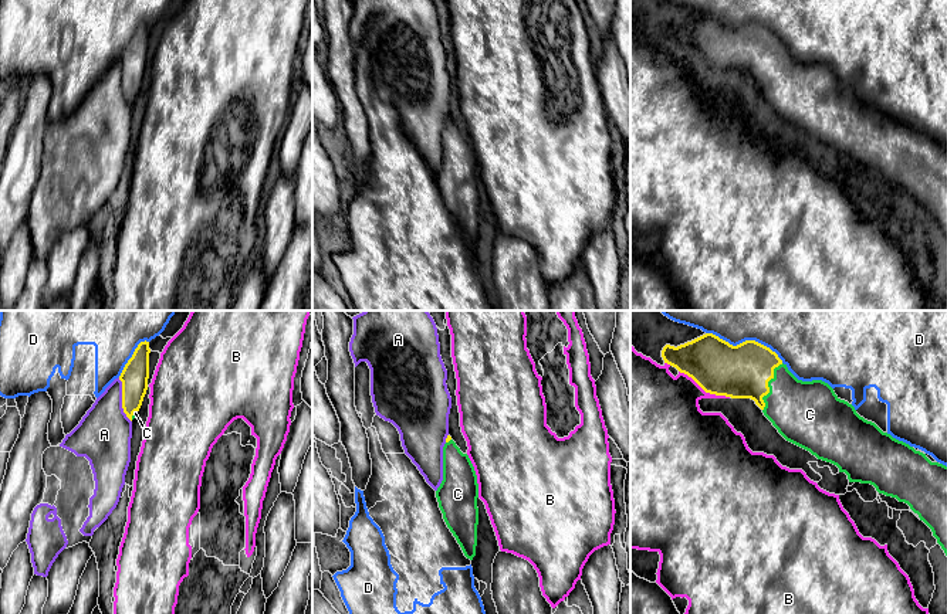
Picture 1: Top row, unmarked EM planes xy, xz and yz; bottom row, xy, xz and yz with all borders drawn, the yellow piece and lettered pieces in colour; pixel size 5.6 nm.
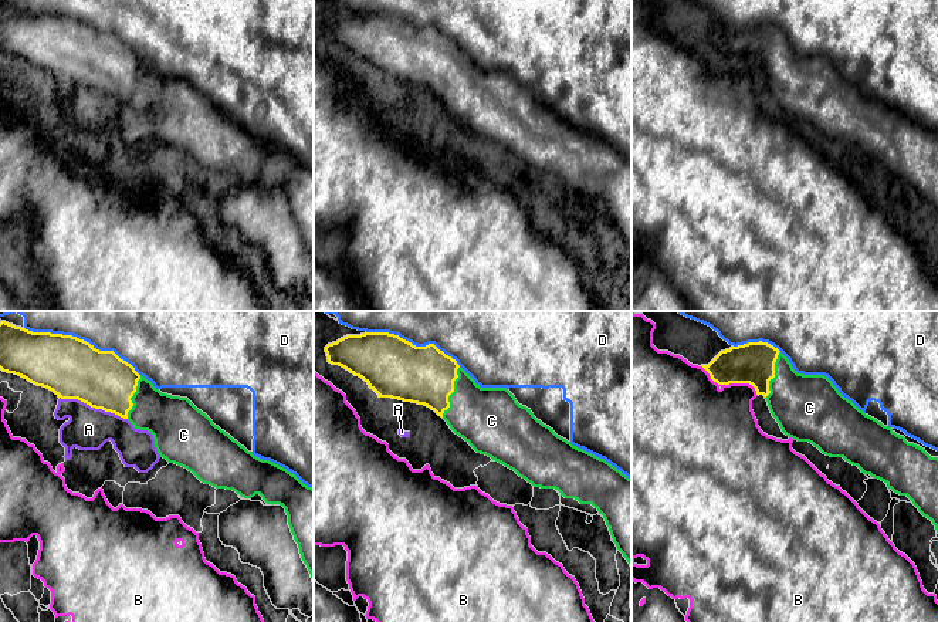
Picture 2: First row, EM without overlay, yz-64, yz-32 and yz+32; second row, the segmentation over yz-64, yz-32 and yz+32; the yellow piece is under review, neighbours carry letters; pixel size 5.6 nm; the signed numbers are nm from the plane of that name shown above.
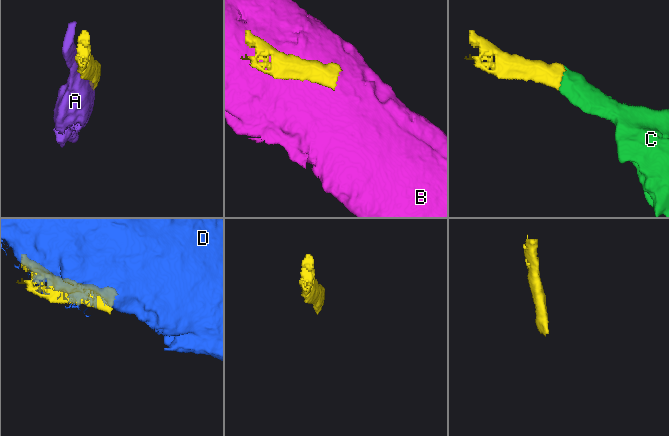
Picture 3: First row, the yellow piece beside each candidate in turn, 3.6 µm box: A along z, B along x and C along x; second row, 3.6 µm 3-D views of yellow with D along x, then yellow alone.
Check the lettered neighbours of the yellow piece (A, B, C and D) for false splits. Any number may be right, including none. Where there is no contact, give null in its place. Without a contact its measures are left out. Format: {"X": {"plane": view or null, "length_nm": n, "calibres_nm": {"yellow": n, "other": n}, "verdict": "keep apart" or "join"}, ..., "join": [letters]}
{"A": {"plane": "xy", "length_nm": 260, "calibres_nm": {"yellow": 150, "other": 300}, "verdict": "keep apart"}, "B": {"plane": "yz", "length_nm": 320, "calibres_nm": {"yellow": 300, "other": 380}, "verdict": "keep apart"}, "C": {"plane": "yz", "length_nm": 300, "calibres_nm": {"yellow": 300, "other": 360}, "verdict": "join"}, "D": {"plane": "yz", "length_nm": 480, "calibres_nm": {"yellow": 300, "other": 240}, "verdict": "keep apart"}, "join": ["C"]}

